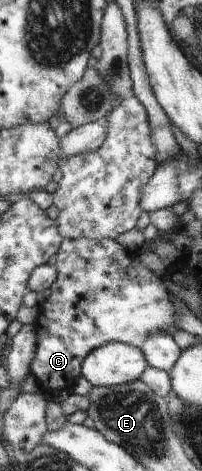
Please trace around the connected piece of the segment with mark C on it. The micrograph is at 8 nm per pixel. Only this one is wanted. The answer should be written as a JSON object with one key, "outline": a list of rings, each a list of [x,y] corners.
{"outline":[[[113,239],[63,240],[55,264],[57,280],[50,286],[51,294],[39,309],[39,316],[33,324],[37,334],[37,350],[30,364],[30,374],[37,380],[37,393],[50,400],[61,391],[72,391],[75,378],[79,378],[79,368],[89,352],[107,343],[119,342],[140,348],[149,336],[156,332],[174,333],[174,306],[171,294],[159,277],[141,266],[129,252]]]}

